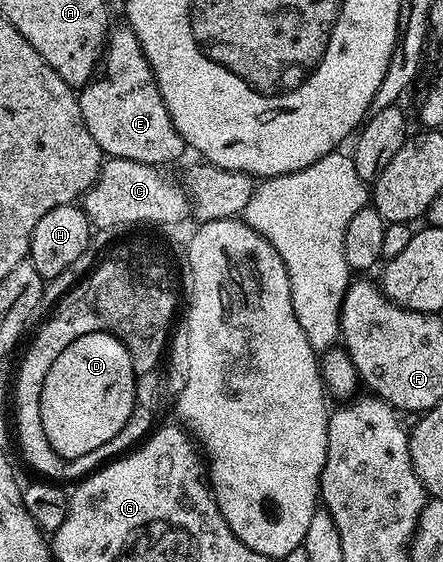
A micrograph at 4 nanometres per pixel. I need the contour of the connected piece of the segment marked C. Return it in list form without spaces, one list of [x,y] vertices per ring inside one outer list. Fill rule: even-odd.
[[[107,158],[97,180],[81,199],[81,205],[92,227],[98,229],[135,226],[138,222],[164,224],[181,221],[189,214],[189,194],[167,175],[166,169],[141,164],[137,160]]]

